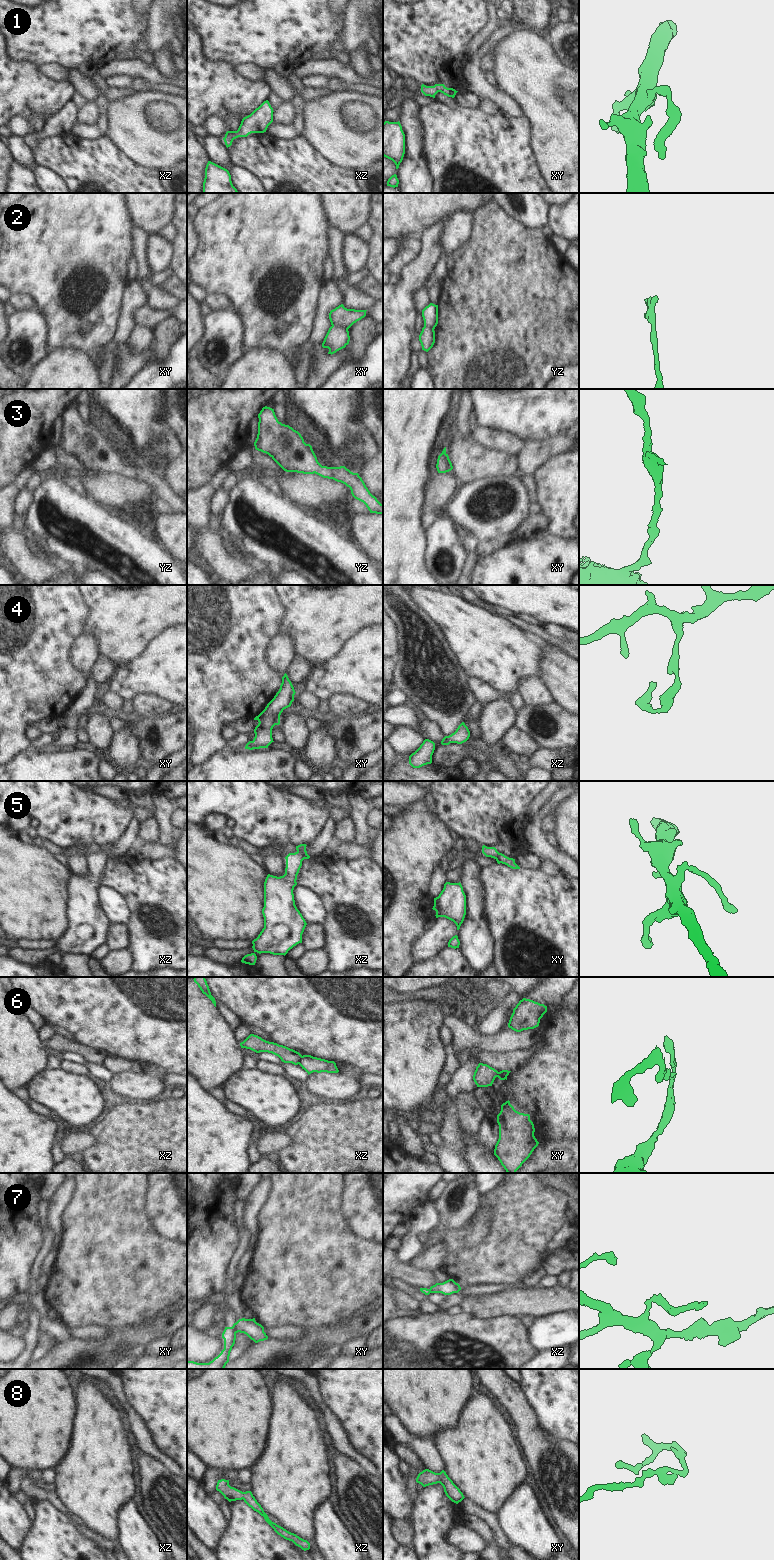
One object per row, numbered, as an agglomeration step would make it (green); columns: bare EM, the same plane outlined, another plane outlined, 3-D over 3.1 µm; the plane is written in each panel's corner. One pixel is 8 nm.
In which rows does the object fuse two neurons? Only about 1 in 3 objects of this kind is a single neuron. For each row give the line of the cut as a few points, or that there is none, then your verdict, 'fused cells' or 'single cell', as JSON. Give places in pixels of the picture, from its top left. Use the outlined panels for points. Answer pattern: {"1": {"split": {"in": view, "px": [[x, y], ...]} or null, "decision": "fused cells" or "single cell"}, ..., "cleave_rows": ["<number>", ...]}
{"1": {"split": null, "decision": "single cell"}, "2": {"split": {"in": "xy", "px": [[332, 325], [344, 327], [347, 330]]}, "decision": "fused cells"}, "3": {"split": null, "decision": "single cell"}, "4": {"split": null, "decision": "single cell"}, "5": {"split": {"in": "xz", "px": [[297, 851], [304, 858]]}, "decision": "fused cells"}, "6": {"split": {"in": "xz", "px": [[302, 1056], [298, 1063]]}, "decision": "fused cells"}, "7": {"split": {"in": "xy", "px": [[231, 1327], [235, 1333]]}, "decision": "fused cells"}, "8": {"split": null, "decision": "single cell"}, "cleave_rows": ["2", "5", "6", "7"]}

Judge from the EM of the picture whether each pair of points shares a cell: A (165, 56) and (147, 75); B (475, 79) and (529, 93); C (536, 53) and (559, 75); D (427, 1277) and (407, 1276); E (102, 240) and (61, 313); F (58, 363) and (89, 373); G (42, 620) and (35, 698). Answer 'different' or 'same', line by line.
A: different
B: different
C: same
D: same
E: same
F: same
G: same

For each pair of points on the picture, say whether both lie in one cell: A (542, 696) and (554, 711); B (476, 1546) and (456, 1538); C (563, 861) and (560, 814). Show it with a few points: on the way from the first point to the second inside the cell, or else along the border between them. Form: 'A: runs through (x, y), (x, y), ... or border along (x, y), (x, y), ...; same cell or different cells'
A: border along (553, 700), (547, 704), (534, 706), (524, 704); different cells
B: runs through (471, 1542), (461, 1538); same cell
C: border along (557, 849), (568, 856); different cells

